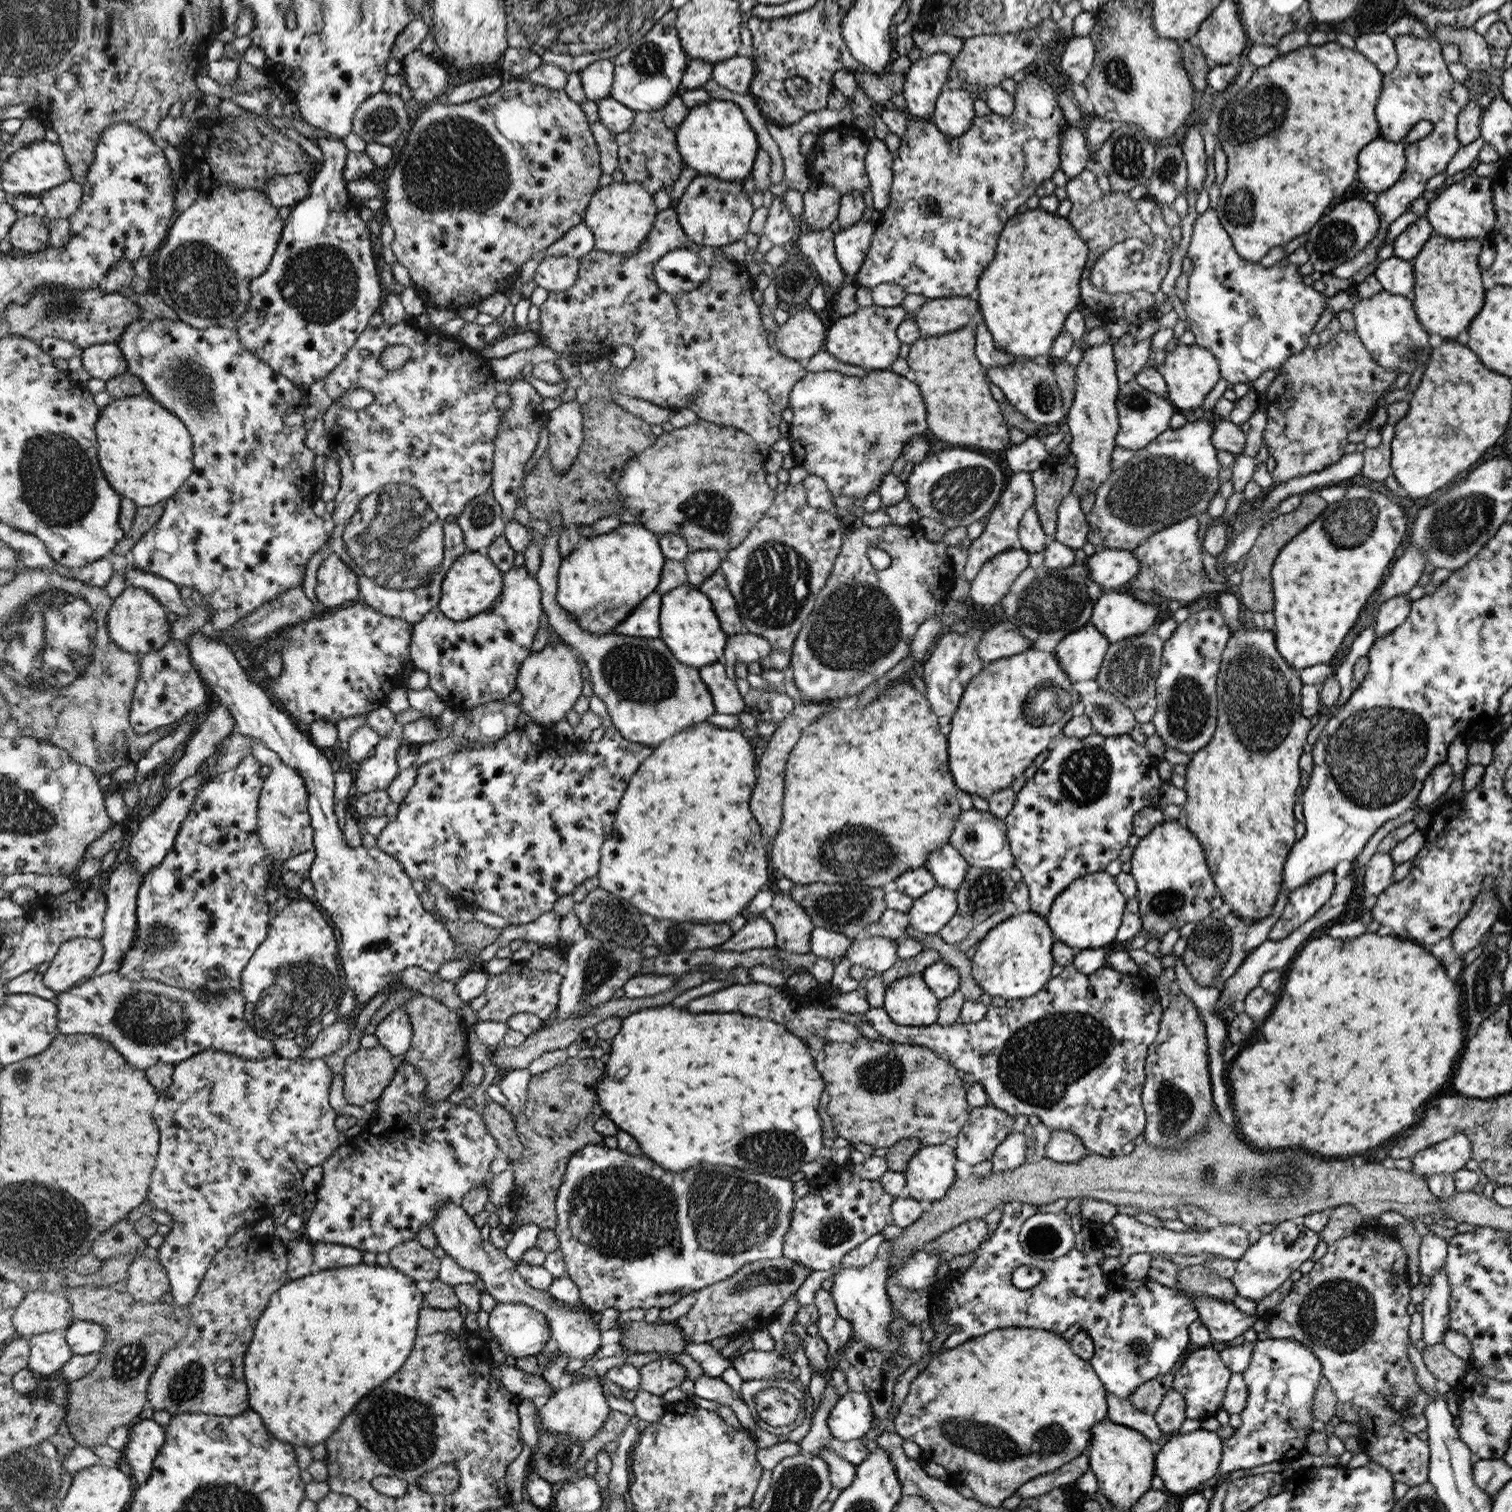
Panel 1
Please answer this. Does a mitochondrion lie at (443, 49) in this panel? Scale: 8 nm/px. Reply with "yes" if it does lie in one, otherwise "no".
no

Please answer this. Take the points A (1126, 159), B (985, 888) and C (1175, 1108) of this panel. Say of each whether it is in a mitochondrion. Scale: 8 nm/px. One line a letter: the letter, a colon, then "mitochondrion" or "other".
A: mitochondrion
B: mitochondrion
C: mitochondrion

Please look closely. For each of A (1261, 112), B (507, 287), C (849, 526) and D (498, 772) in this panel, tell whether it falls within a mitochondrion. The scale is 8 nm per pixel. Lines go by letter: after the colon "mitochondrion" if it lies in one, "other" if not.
A: mitochondrion
B: other
C: other
D: other

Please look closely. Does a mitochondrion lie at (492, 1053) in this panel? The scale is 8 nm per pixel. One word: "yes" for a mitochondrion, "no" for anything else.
no

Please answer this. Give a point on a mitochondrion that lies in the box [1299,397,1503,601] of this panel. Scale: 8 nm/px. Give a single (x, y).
(1454, 527)

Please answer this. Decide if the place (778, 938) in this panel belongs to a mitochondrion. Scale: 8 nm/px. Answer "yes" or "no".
no

